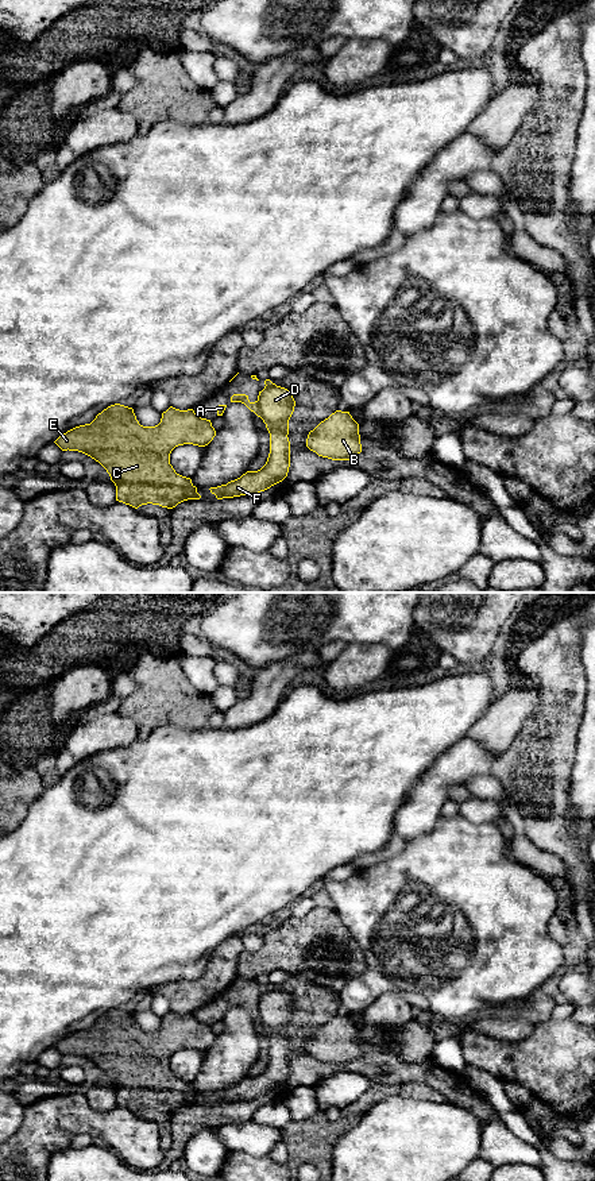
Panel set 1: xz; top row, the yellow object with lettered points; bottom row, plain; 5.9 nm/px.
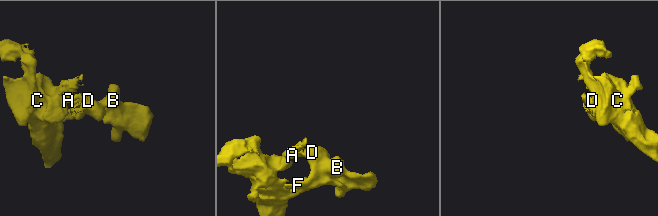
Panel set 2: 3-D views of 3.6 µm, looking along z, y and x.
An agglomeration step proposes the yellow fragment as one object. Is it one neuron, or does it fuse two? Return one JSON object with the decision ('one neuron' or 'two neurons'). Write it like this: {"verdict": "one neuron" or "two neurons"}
{"verdict": "two neurons"}

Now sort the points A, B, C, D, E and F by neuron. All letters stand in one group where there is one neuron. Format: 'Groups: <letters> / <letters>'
Groups: A / B C D E F

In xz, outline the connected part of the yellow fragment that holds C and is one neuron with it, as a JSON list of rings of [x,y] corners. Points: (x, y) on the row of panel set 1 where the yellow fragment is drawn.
[[[115,404],[96,416],[90,424],[76,427],[61,435],[54,443],[62,451],[78,451],[98,462],[116,486],[116,501],[138,509],[152,503],[173,509],[188,499],[200,499],[190,478],[175,472],[170,464],[171,451],[183,444],[208,445],[216,431],[212,422],[201,418],[193,409],[179,410],[170,406],[155,427],[143,427],[132,408]]]

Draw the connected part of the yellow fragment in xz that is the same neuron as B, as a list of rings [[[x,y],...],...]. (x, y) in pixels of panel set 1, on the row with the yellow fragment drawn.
[[[336,410],[309,432],[306,447],[322,458],[349,460],[362,452],[359,424],[349,412]]]

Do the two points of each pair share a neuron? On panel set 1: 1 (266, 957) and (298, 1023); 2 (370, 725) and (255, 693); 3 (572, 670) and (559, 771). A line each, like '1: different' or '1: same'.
1: different
2: different
3: same

